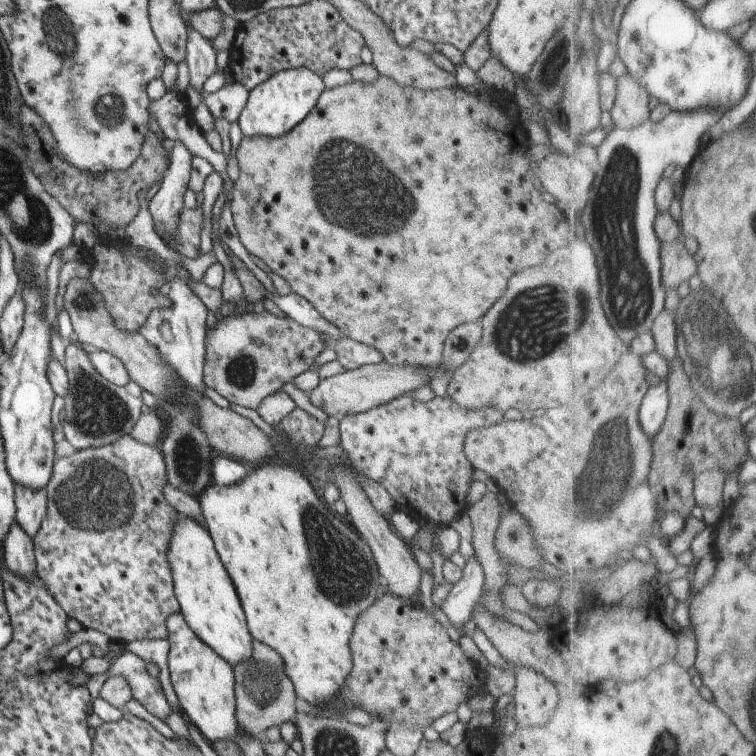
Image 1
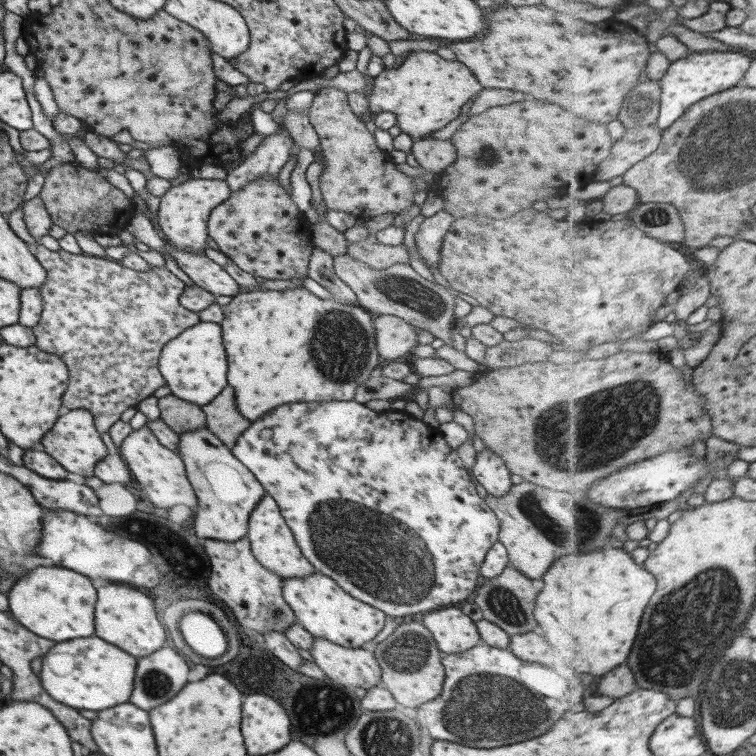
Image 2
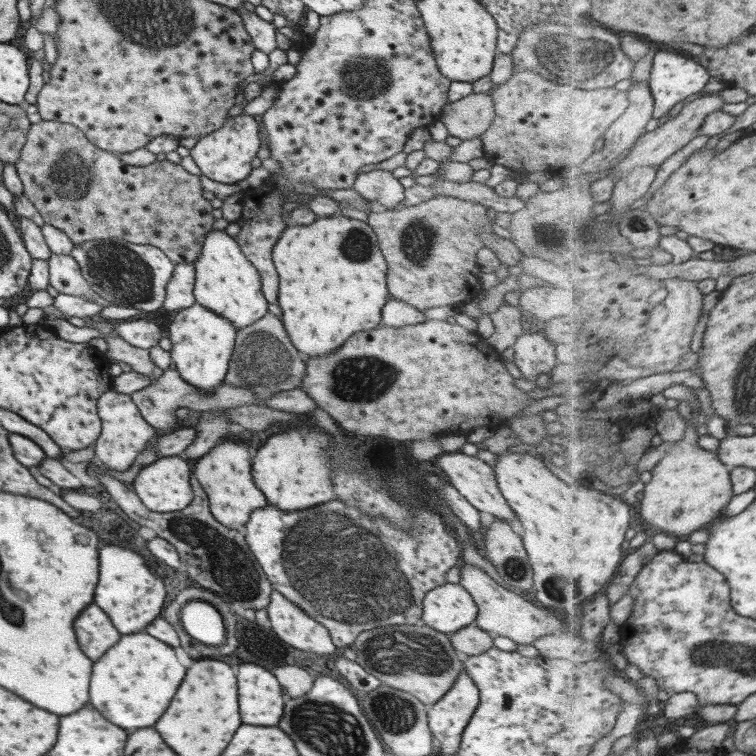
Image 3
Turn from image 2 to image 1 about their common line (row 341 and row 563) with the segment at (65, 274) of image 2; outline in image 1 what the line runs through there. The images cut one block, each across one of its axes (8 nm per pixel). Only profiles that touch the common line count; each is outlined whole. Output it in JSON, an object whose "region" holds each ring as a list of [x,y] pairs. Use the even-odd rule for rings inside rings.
{"region":[[[123,434],[115,442],[95,448],[74,451],[52,463],[51,476],[45,486],[46,513],[33,536],[37,578],[45,584],[47,594],[74,618],[82,628],[105,634],[109,642],[155,640],[167,638],[165,619],[180,612],[173,592],[171,570],[167,564],[167,546],[177,512],[163,498],[166,472],[157,446],[135,442]],[[103,460],[121,470],[133,490],[133,514],[129,522],[103,532],[83,532],[69,526],[51,506],[51,494],[79,464]]]}

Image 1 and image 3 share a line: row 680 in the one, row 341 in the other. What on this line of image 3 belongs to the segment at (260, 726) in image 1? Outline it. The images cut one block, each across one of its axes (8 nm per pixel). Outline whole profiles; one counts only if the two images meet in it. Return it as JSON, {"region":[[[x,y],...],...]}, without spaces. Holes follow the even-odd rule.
{"region":[[[265,313],[254,323],[236,330],[234,349],[223,382],[250,388],[255,397],[266,401],[279,391],[299,388],[304,375],[303,358],[291,344],[280,318]]]}

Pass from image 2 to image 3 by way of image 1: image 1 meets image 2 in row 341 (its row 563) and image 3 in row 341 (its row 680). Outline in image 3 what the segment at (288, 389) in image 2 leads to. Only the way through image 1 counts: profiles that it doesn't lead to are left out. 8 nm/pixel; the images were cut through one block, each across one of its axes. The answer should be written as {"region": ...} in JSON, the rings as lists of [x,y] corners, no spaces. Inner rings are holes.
{"region":[[[340,214],[332,217],[317,217],[317,220],[311,222],[311,224],[297,225],[285,227],[279,238],[272,246],[271,260],[274,264],[274,269],[278,274],[278,293],[277,293],[277,305],[281,308],[280,321],[285,329],[291,344],[298,350],[303,357],[318,357],[329,354],[332,350],[340,348],[352,334],[359,331],[371,330],[375,326],[379,326],[381,307],[389,299],[388,290],[386,289],[386,262],[382,257],[376,234],[373,229],[365,222],[359,220],[353,220],[353,218],[345,218]]]}

